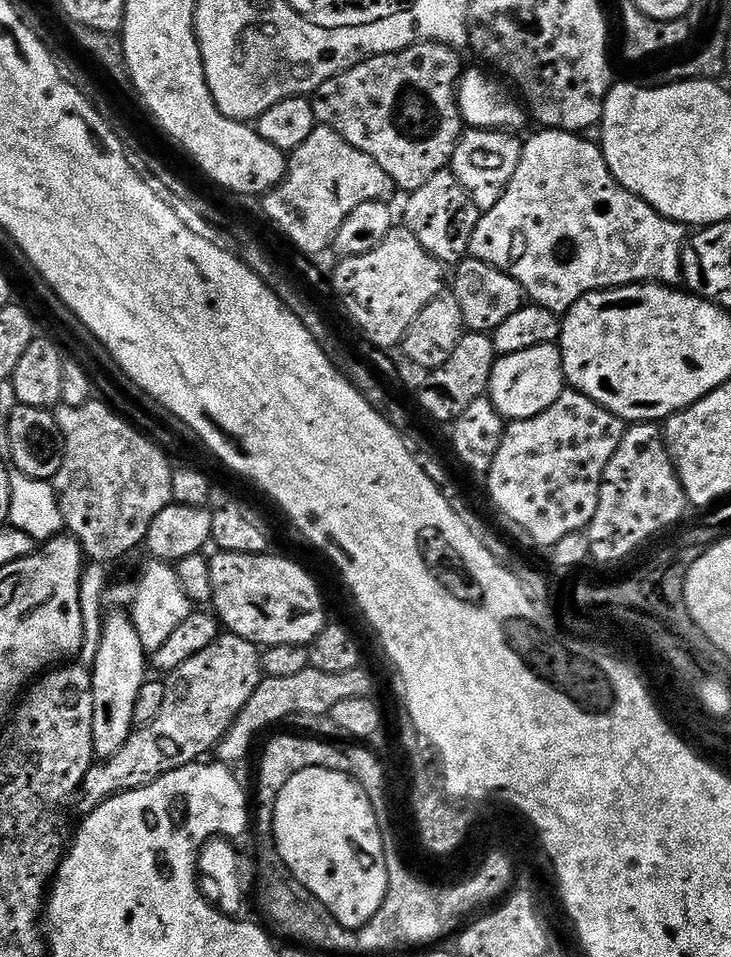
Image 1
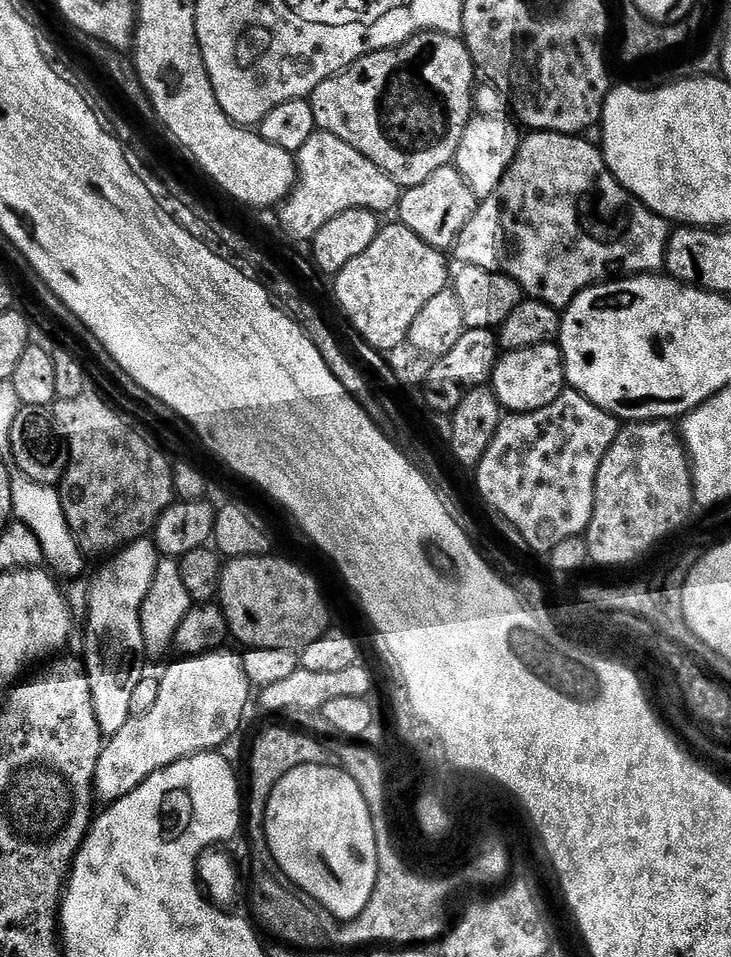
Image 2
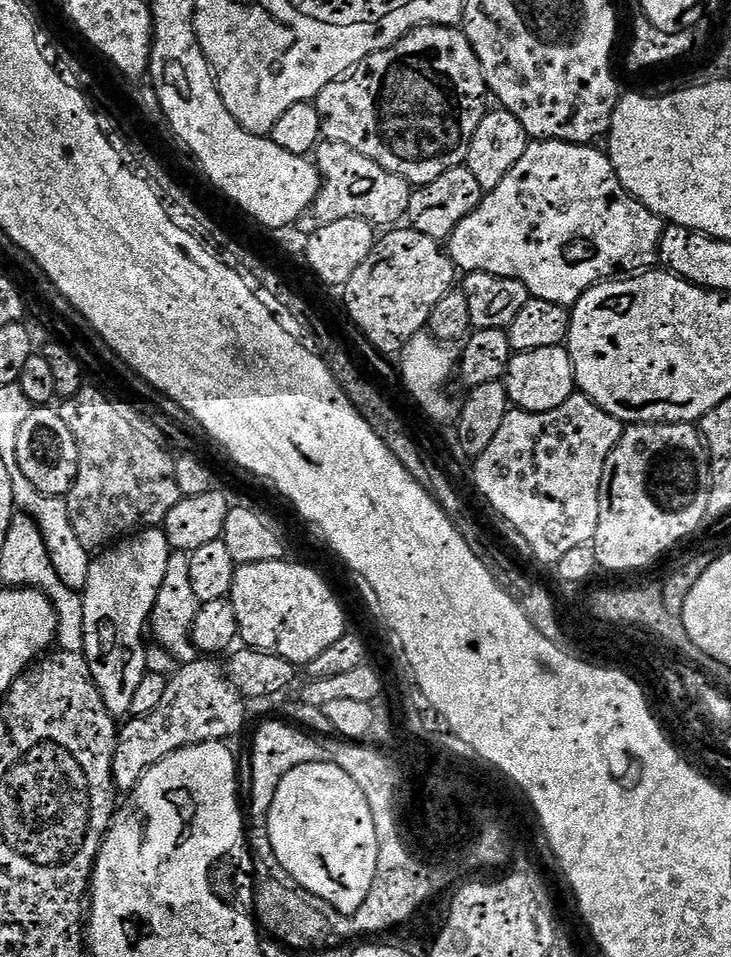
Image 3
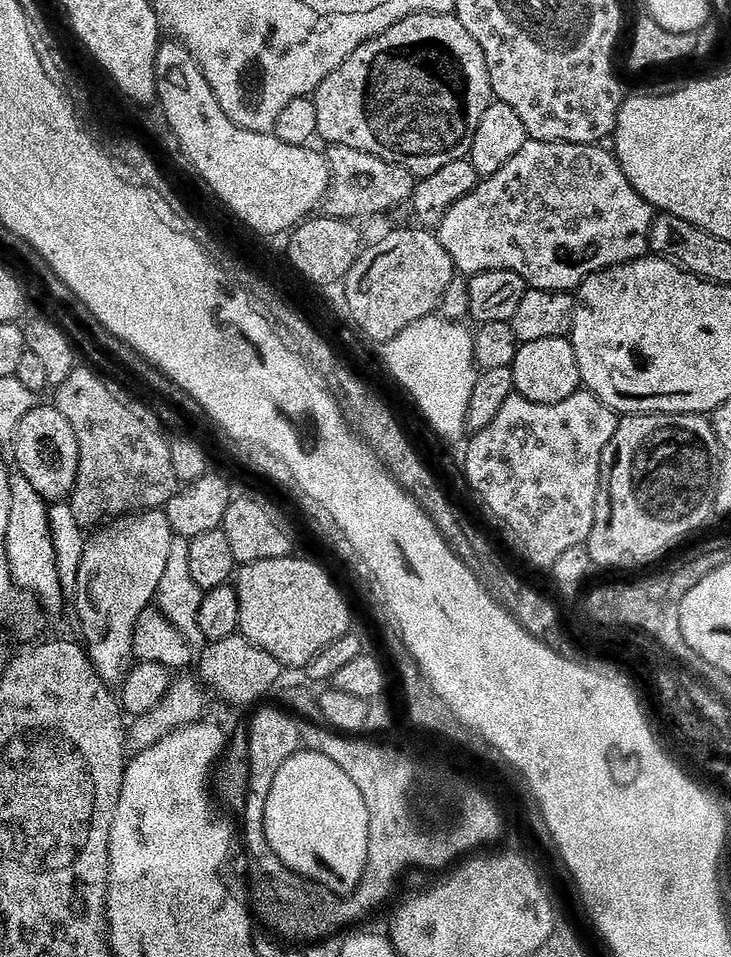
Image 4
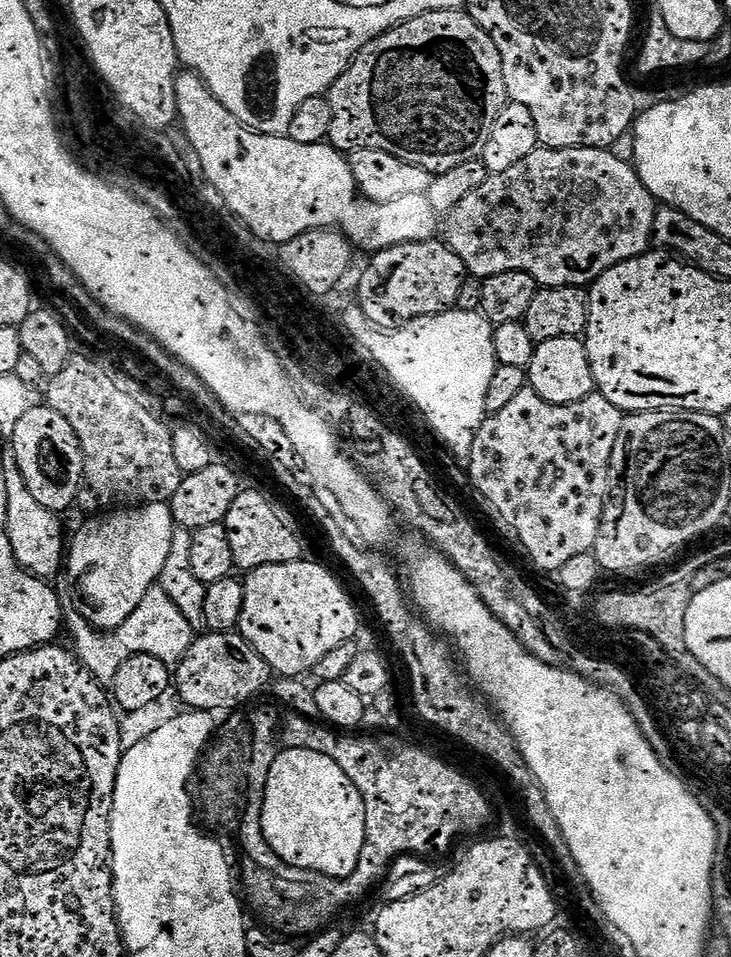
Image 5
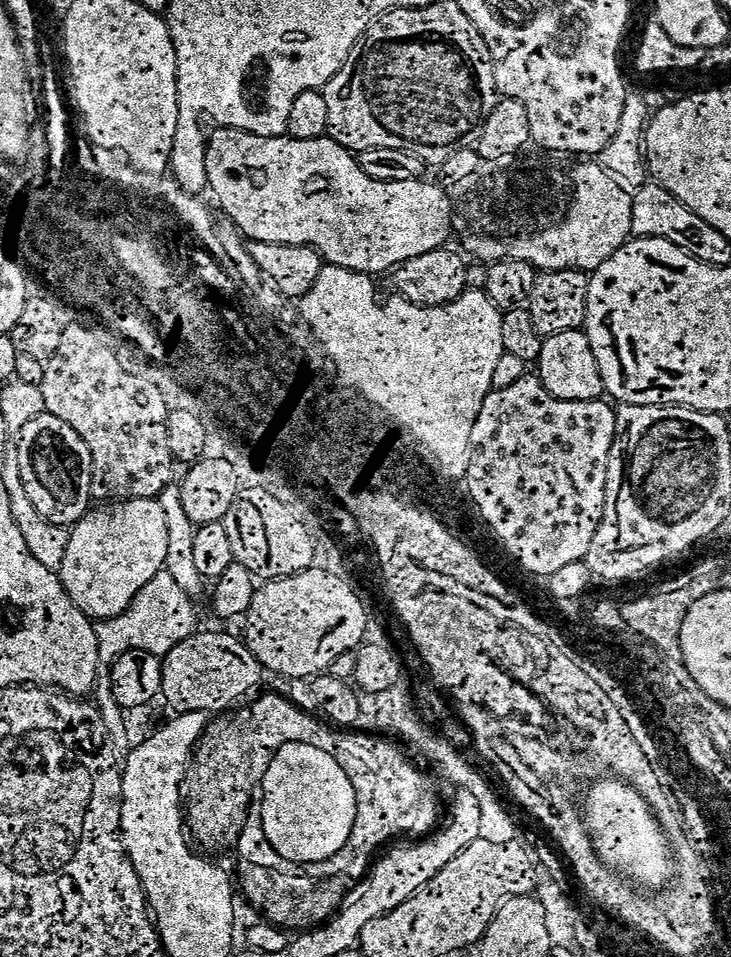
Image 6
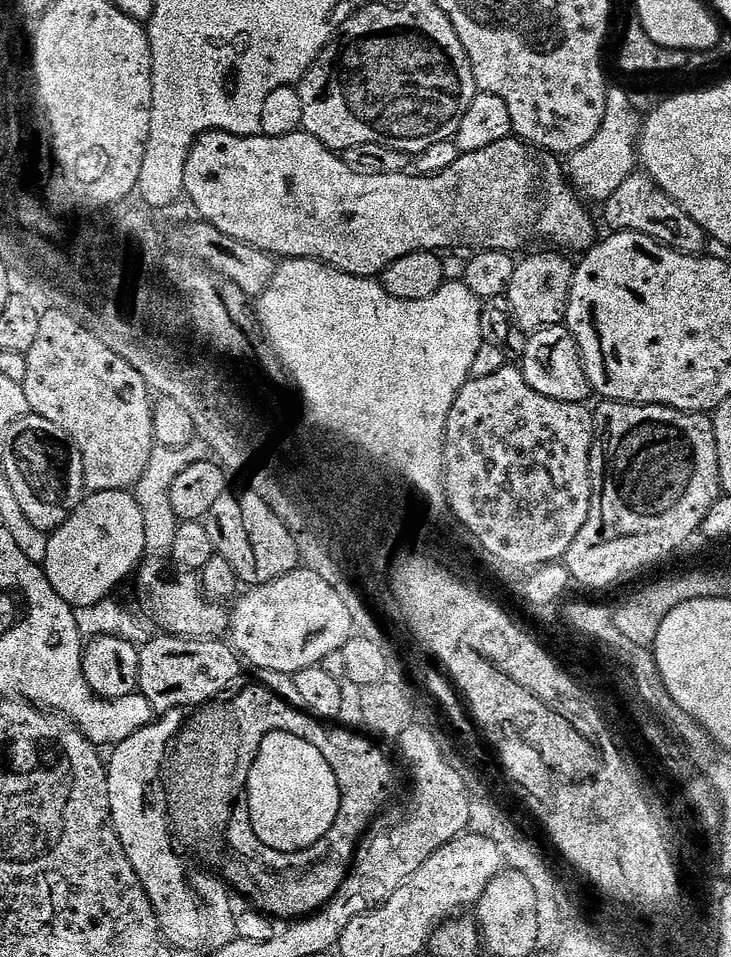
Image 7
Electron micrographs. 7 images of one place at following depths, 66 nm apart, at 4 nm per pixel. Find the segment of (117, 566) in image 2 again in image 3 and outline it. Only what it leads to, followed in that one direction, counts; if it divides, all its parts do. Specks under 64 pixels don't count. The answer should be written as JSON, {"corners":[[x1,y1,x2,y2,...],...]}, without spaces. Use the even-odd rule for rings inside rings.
{"corners":[[148,526,101,551,91,561,89,573,86,574,82,589,83,653,90,666,92,683,100,691,104,705,113,714,119,713,119,708,131,709,134,690,146,674,146,625,164,576,170,570,168,555,170,549,164,532,159,527]]}

